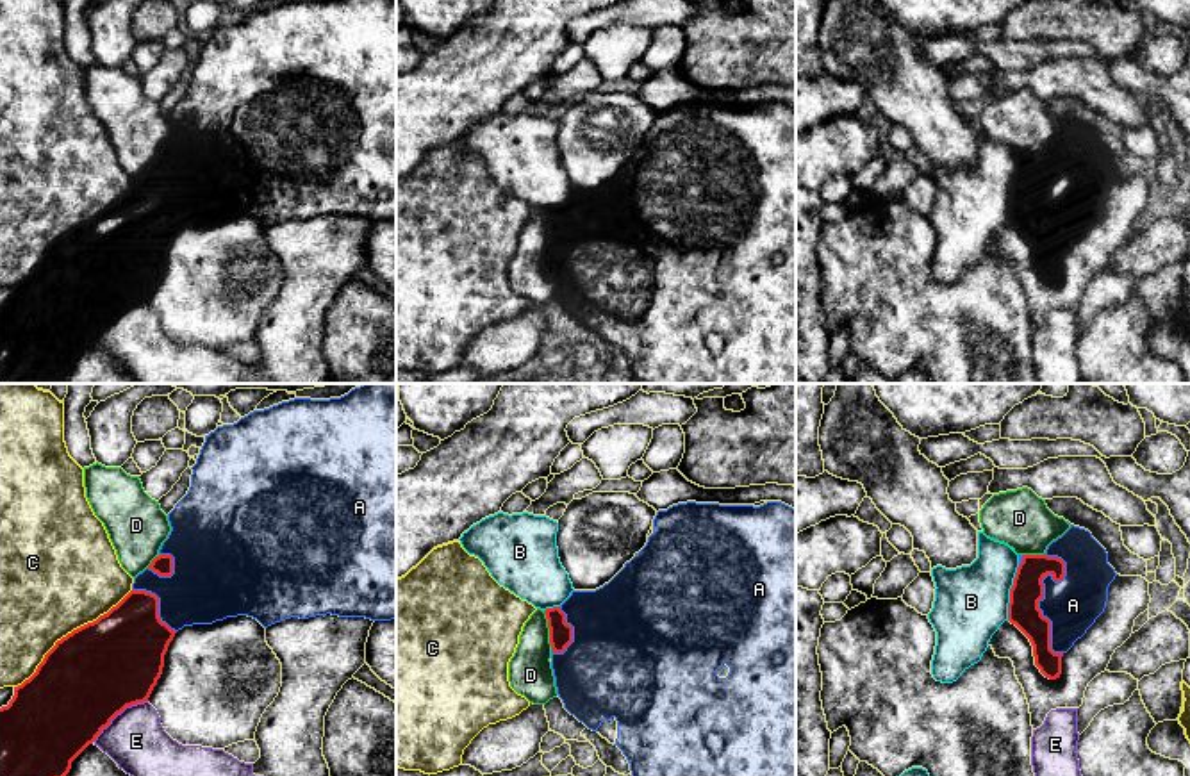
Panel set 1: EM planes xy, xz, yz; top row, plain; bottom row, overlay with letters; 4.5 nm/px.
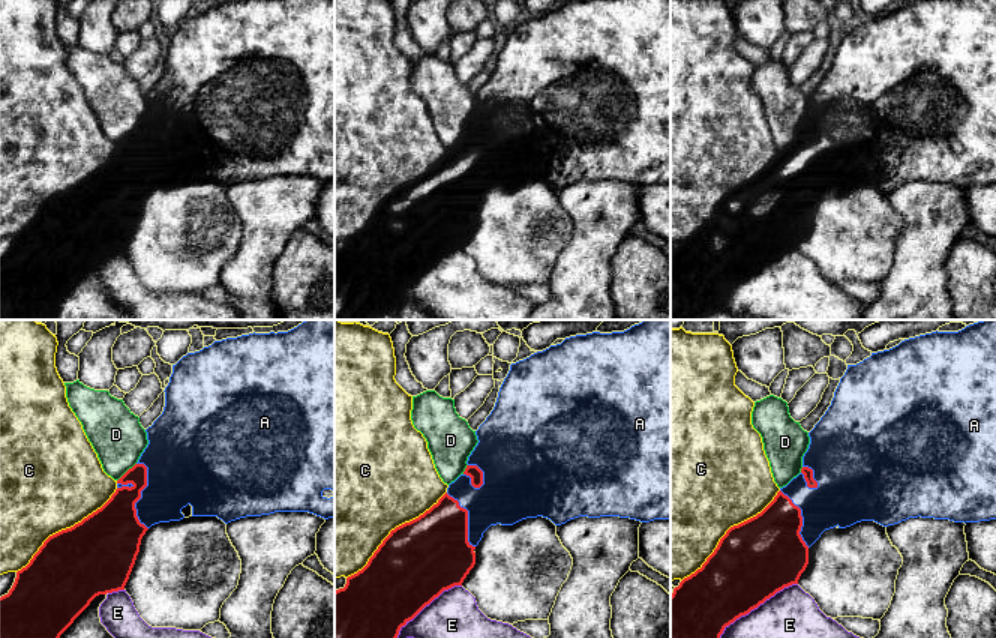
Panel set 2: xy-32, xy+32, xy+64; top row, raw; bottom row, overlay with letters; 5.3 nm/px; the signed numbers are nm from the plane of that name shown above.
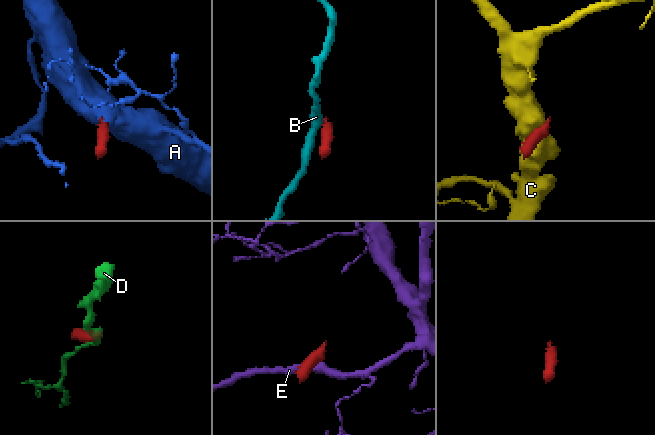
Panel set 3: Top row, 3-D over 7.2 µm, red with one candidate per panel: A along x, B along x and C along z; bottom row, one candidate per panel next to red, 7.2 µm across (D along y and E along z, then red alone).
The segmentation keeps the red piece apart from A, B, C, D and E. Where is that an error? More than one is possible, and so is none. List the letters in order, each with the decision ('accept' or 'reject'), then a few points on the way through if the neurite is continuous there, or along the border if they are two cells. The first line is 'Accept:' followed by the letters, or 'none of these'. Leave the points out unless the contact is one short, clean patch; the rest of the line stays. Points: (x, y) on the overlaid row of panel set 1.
Accept: A
A: accept
B: reject; border yz (1019, 564), (1010, 589), (1007, 619)
C: reject
D: reject
E: reject

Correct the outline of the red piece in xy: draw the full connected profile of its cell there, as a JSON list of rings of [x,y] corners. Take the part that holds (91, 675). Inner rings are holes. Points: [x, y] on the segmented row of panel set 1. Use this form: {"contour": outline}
{"contour": [[[362,384],[341,398],[294,398],[264,410],[253,410],[237,423],[218,426],[205,435],[191,469],[187,494],[168,514],[171,532],[152,564],[134,578],[132,590],[107,614],[57,640],[36,673],[14,687],[9,705],[0,708],[0,776],[66,776],[71,762],[96,740],[118,714],[127,706],[148,701],[162,674],[168,646],[184,626],[212,624],[237,615],[253,617],[264,628],[291,617],[309,619],[326,614],[371,621],[396,619],[396,384]]]}

